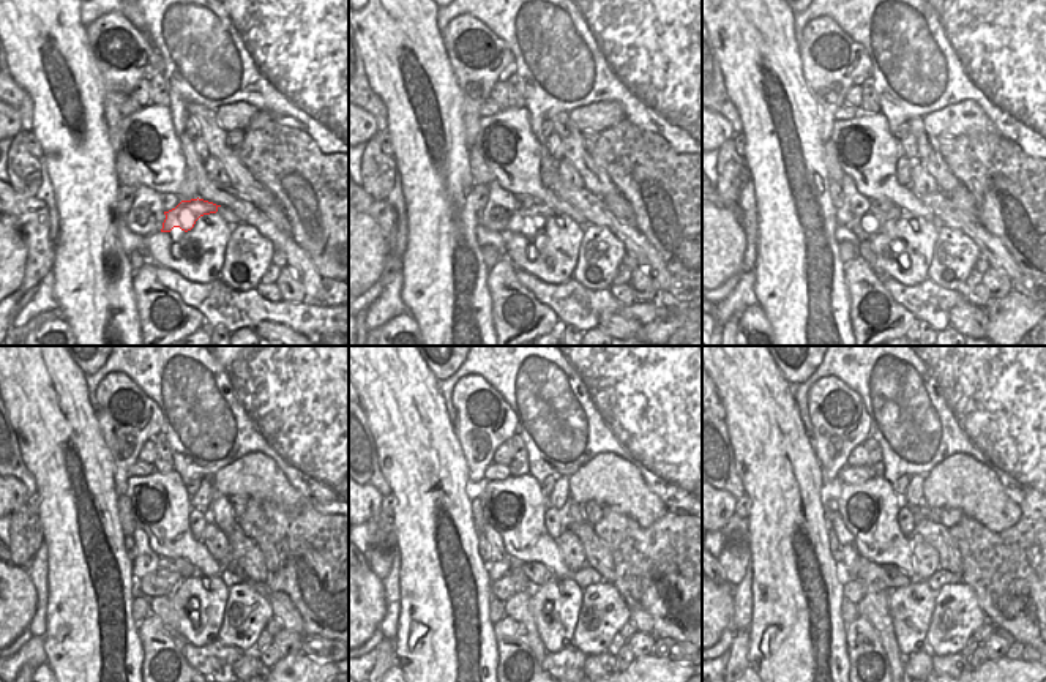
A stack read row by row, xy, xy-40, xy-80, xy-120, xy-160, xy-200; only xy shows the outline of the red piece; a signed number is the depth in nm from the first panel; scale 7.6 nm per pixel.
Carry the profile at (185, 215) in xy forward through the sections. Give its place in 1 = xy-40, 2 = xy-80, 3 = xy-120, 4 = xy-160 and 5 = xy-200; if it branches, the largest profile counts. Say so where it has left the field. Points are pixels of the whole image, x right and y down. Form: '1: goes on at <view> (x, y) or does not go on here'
1: goes on at xy-40 (526, 223)
2: goes on at xy-80 (870, 224)
3: goes on at xy-120 (160, 583)
4: goes on at xy-160 (515, 581)
5: goes on at xy-200 (854, 589)

